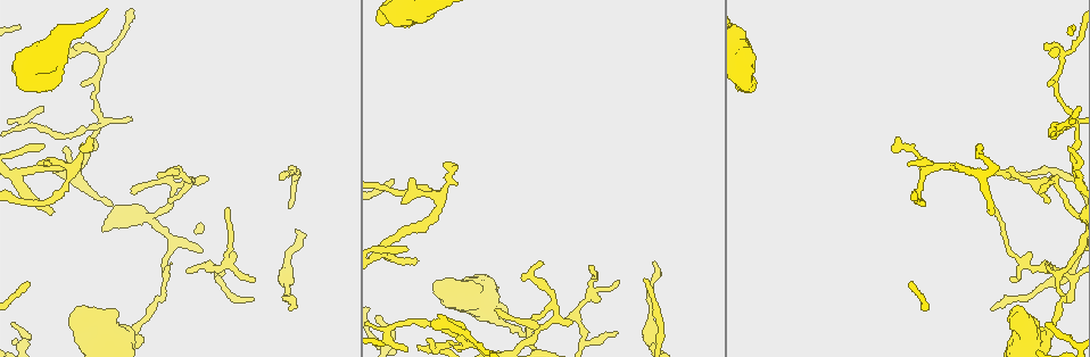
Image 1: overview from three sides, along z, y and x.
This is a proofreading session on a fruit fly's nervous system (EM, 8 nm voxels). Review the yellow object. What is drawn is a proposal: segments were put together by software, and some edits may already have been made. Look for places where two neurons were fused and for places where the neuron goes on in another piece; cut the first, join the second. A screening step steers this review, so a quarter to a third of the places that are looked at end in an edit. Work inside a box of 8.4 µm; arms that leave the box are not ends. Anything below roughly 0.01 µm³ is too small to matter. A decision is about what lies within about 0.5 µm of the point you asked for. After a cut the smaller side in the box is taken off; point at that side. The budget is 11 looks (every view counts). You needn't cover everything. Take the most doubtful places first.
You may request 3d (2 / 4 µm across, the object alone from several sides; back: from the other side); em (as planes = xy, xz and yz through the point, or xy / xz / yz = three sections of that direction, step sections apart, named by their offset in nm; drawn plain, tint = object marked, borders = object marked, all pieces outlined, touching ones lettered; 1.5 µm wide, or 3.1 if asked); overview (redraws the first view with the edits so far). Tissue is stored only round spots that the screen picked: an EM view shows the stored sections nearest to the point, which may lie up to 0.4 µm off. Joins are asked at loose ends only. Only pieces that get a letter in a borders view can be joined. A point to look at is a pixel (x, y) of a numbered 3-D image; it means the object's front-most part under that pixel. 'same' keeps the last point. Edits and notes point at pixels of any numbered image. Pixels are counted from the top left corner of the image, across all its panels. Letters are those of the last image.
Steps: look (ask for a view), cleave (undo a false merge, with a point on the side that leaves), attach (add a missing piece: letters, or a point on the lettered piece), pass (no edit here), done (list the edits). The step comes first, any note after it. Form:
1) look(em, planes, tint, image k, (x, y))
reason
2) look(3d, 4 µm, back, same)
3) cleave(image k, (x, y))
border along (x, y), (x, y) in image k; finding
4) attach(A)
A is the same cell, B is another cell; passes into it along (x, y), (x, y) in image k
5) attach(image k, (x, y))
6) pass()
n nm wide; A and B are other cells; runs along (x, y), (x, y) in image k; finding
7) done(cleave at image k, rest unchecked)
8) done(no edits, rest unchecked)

look(em, yz, step 4, tint, image 1, (1049, 84))
free end

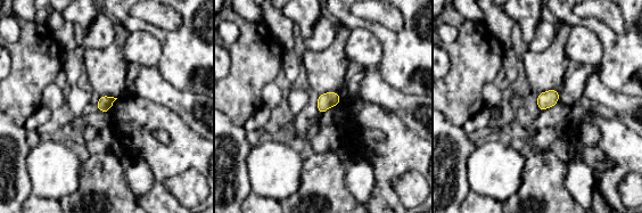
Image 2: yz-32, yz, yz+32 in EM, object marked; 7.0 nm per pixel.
look(em, planes, borders, same)

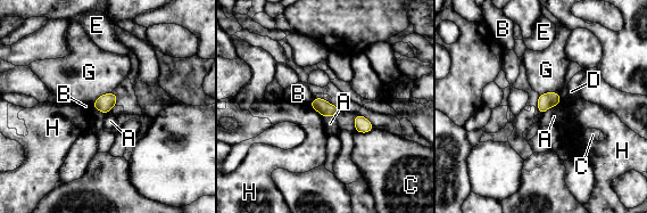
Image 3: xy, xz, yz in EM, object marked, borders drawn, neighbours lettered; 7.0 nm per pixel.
pass()
A, B, C, D, E, G and H are other cells; none of them fits

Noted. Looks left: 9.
look(3d, 4 µm, image 1, (896, 136))
an open end

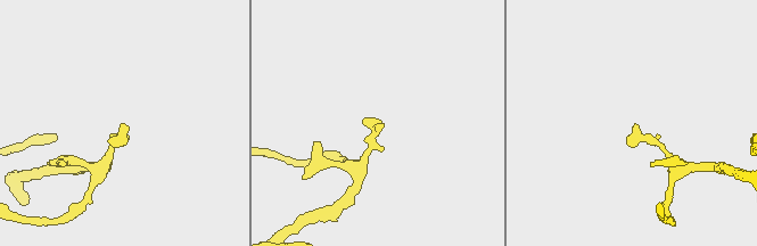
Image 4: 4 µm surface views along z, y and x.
look(em, yz, step 4, borders, image 4, (379, 126))
need the tissue

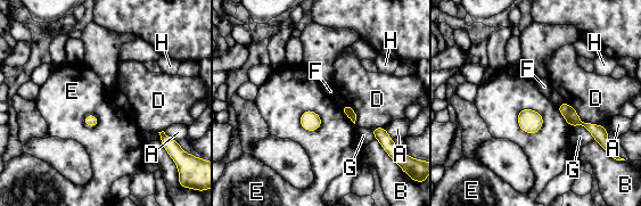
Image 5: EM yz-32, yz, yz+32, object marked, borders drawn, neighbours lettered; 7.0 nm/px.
pass()
D touches over 340 nm; A, B, D, E, F, G and H are other cells; border along (518, 110), (536, 110), (541, 129) in image 5; no lettered piece goes on from it

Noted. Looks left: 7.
look(em, planes, plain, image 1, (539, 262))
free end

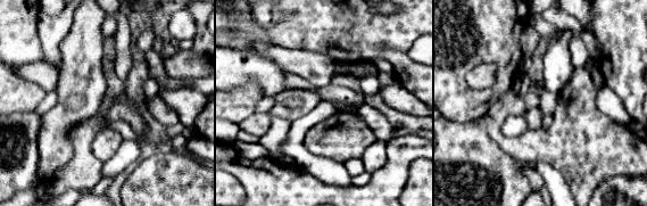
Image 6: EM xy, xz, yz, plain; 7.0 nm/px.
look(em, planes, tint, same)
with the object marked

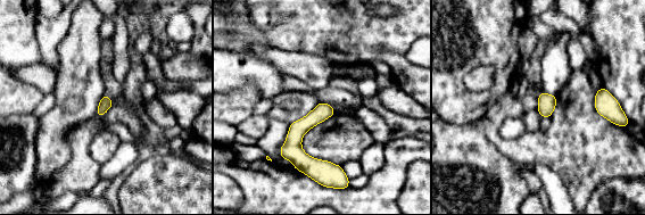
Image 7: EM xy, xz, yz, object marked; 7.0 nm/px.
look(em, planes, borders, same)

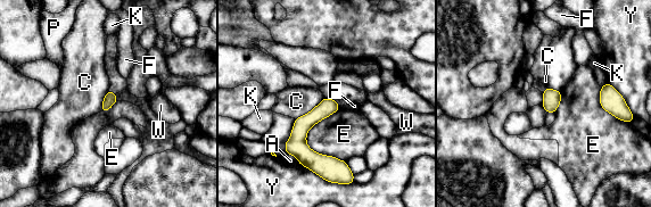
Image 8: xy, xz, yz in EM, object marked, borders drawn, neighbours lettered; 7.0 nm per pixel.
pass()
E touches over 380 nm; A, C, E, F, K, P, W and Y are other cells; border along (323, 97), (310, 110), (295, 119) in image 8; no lettered piece goes on from it

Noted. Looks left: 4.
look(em, xy, step 4, tint, image 1, (645, 279))
tapers out

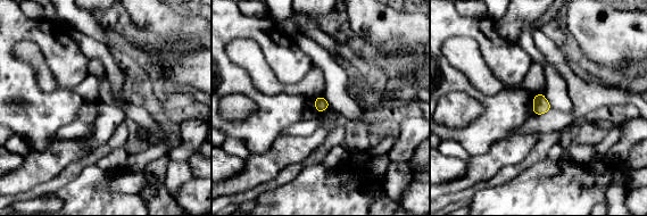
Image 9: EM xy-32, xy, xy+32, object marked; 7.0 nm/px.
look(em, planes, borders, same)
cut it another way

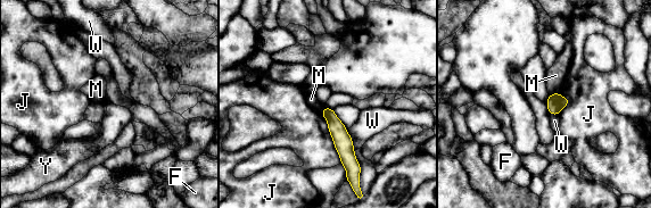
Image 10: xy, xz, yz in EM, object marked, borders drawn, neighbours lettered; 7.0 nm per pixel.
pass()
F, J, M, W and Y are other cells; none of them fits

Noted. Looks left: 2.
done(no edits, rest unchecked)

